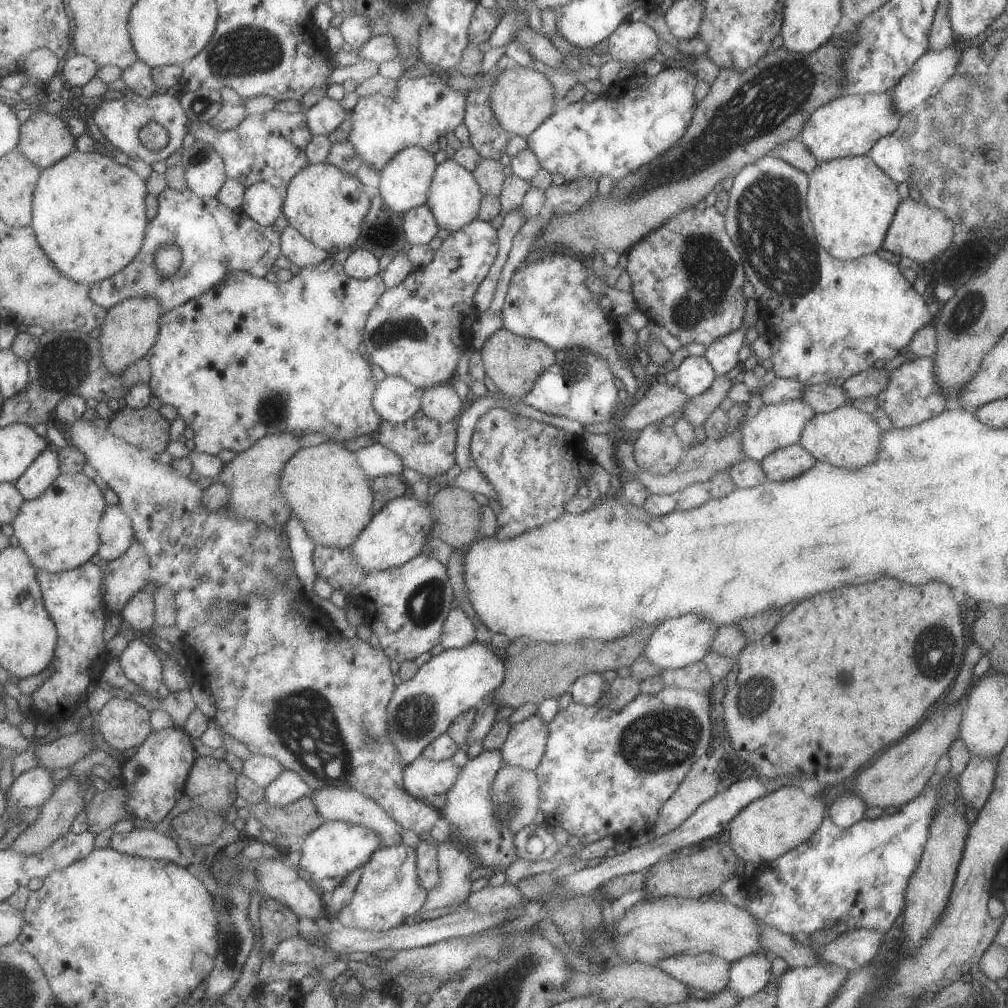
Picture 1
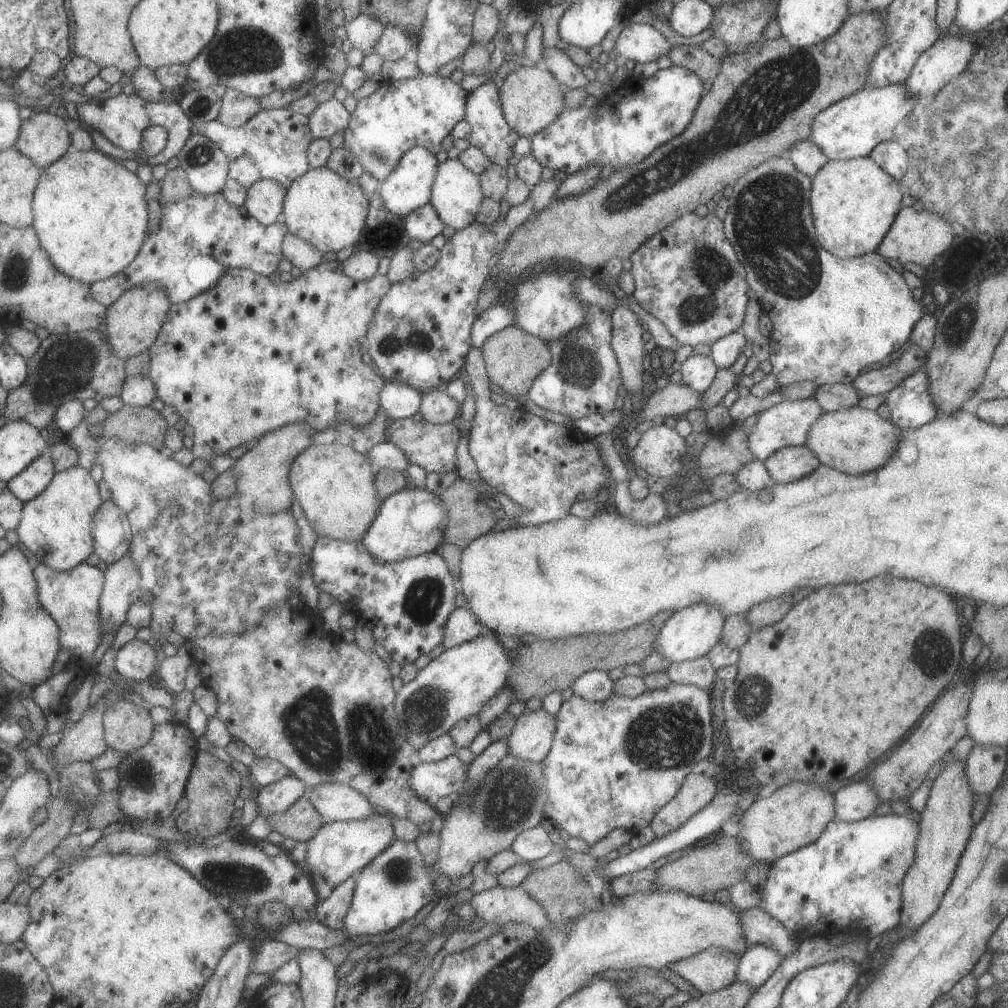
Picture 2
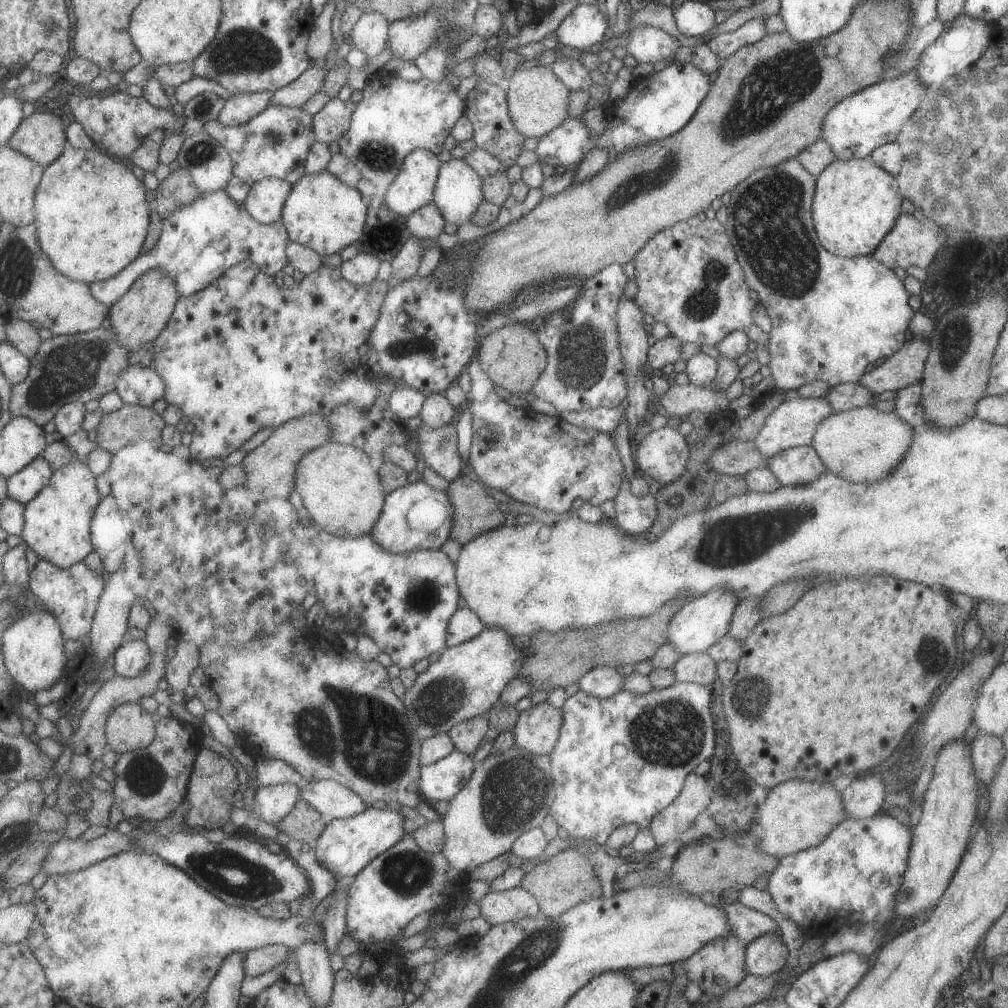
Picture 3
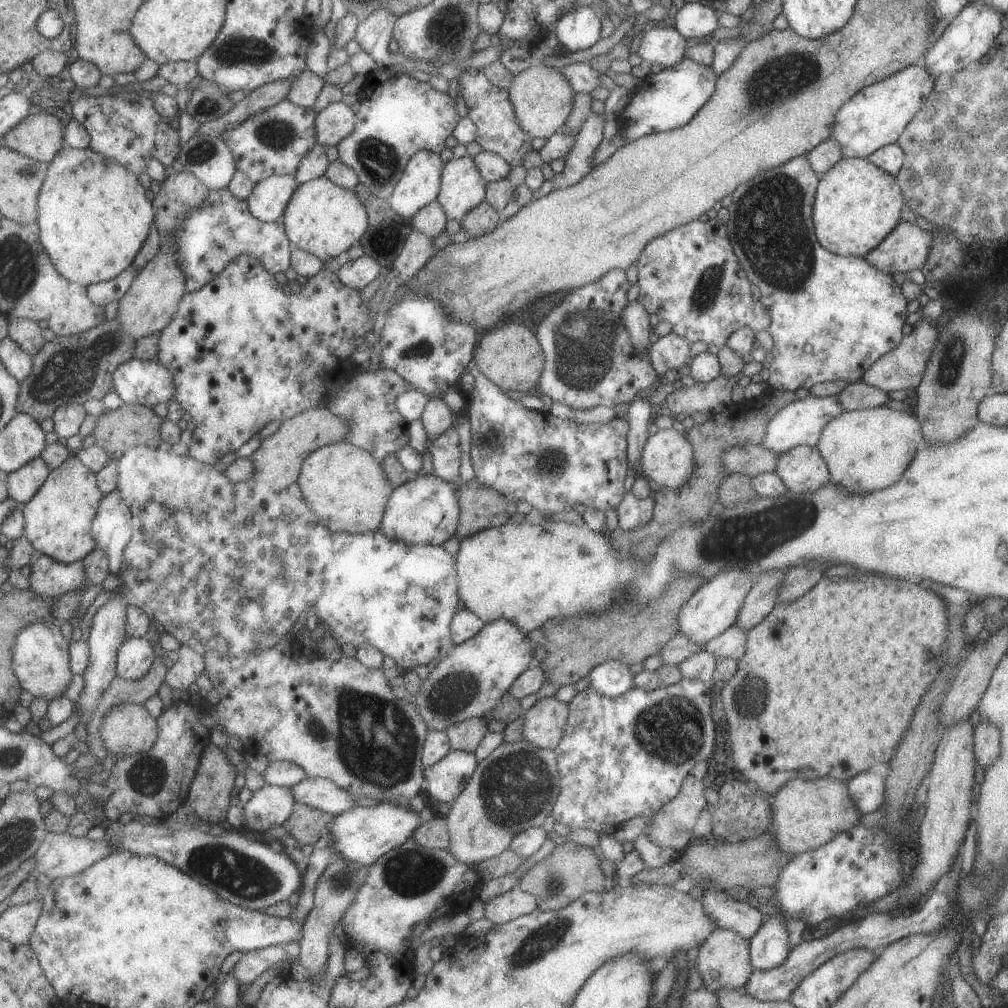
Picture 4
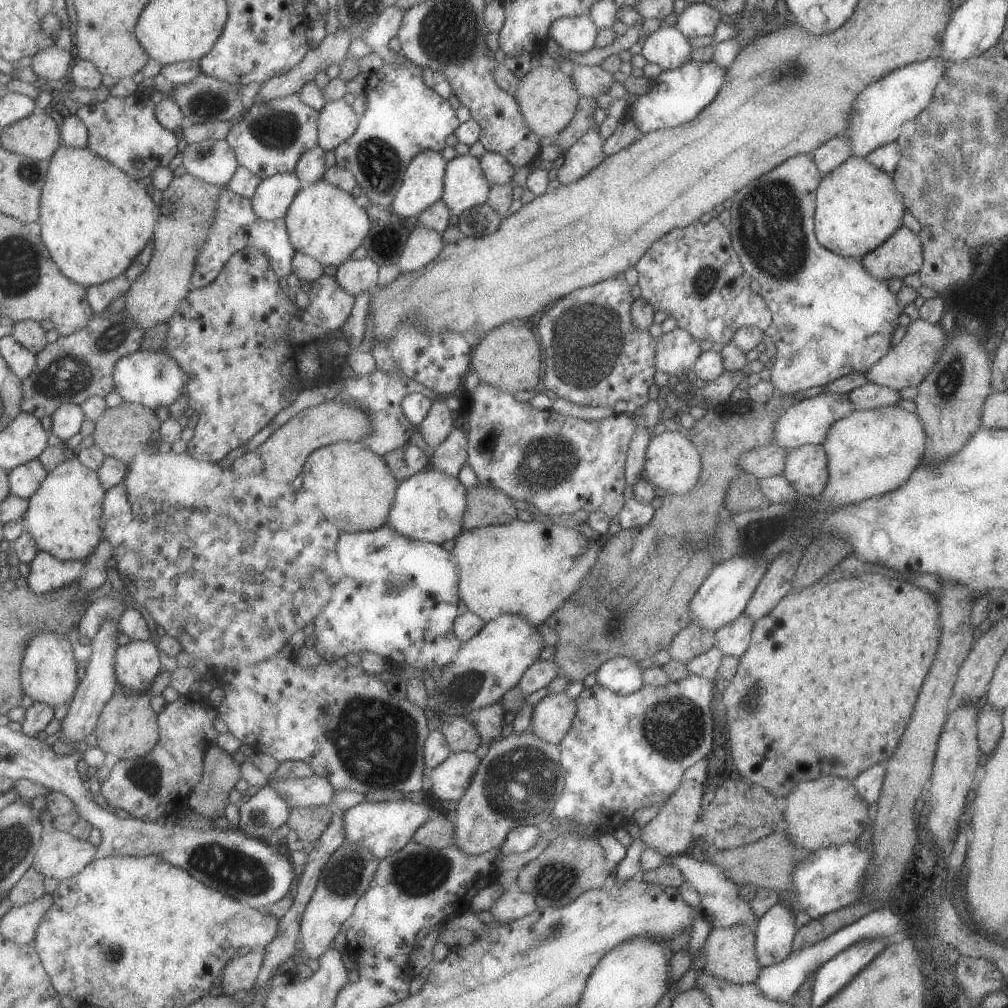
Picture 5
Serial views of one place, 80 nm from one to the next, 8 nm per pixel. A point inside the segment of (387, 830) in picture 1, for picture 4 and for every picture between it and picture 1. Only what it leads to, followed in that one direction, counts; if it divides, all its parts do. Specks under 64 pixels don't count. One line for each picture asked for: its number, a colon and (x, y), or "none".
2: (336, 801)
3: (335, 801)
4: (321, 793)

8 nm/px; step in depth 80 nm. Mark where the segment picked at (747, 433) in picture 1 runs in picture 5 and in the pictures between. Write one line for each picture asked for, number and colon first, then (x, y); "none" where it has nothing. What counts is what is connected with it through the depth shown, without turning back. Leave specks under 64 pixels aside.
2: (786, 424)
3: (792, 424)
4: (800, 421)
5: (807, 422)

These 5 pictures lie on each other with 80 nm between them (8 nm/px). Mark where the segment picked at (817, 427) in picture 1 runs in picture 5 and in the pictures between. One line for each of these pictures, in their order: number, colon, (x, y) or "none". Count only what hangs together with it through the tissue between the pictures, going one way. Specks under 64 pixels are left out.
2: (855, 441)
3: (864, 444)
4: (864, 450)
5: (870, 452)

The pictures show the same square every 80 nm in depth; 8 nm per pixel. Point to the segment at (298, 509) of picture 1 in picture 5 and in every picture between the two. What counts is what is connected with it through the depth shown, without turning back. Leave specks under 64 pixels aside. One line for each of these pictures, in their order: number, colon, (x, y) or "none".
2: (336, 485)
3: (343, 491)
4: (350, 490)
5: (356, 488)

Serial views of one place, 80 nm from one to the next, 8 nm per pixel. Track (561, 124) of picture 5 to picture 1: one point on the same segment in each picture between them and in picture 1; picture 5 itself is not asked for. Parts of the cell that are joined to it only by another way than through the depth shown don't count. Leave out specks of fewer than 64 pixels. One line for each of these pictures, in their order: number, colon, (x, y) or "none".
1: (522, 98)
2: (531, 98)
3: (537, 101)
4: (541, 98)

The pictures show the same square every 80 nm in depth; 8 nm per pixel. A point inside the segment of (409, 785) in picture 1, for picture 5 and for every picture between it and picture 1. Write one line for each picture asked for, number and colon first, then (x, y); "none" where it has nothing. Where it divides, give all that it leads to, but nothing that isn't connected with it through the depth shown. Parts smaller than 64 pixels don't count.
2: (446, 777)
3: (441, 780)
4: (446, 778)
5: (449, 779)

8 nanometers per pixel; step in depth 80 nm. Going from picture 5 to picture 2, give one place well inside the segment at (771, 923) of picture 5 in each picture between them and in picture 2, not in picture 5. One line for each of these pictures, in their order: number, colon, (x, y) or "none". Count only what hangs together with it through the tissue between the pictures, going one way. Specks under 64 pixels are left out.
2: (758, 961)
3: (766, 955)
4: (769, 946)

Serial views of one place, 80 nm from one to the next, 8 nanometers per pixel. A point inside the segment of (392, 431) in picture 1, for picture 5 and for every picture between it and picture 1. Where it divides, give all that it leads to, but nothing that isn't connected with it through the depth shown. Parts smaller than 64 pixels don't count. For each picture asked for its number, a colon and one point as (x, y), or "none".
2: (432, 447)
3: (439, 447)
4: (444, 450)
5: (449, 456)

